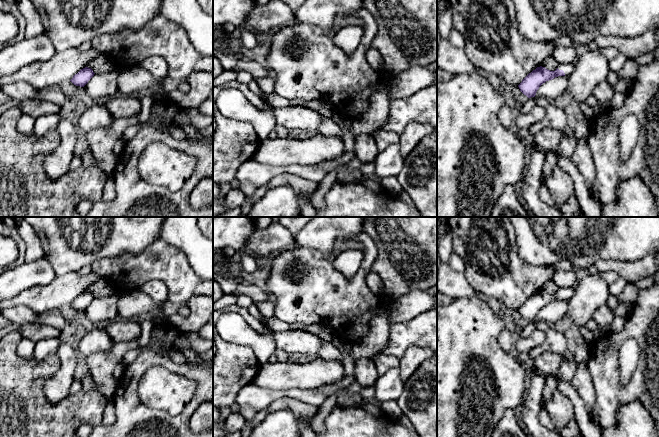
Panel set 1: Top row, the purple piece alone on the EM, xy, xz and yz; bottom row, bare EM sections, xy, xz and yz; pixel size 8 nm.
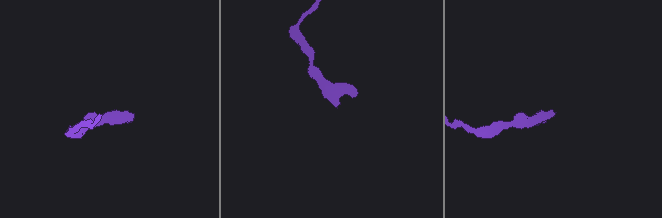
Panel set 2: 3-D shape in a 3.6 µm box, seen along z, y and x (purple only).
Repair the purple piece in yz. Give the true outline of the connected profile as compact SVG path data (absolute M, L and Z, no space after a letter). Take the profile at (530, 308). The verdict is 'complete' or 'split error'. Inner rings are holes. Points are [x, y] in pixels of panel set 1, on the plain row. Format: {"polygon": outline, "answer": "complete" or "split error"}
{"polygon": "M576 286L562 288L555 295L550 295L542 290L537 291L522 304L518 311L528 322L535 321L537 314L543 307L558 300L569 301L575 293L575 289Z", "answer": "split error"}

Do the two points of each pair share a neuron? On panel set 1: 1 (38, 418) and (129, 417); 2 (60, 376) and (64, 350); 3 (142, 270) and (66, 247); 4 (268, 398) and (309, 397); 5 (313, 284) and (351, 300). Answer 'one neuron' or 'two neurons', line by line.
1: two neurons
2: one neuron
3: two neurons
4: one neuron
5: one neuron

